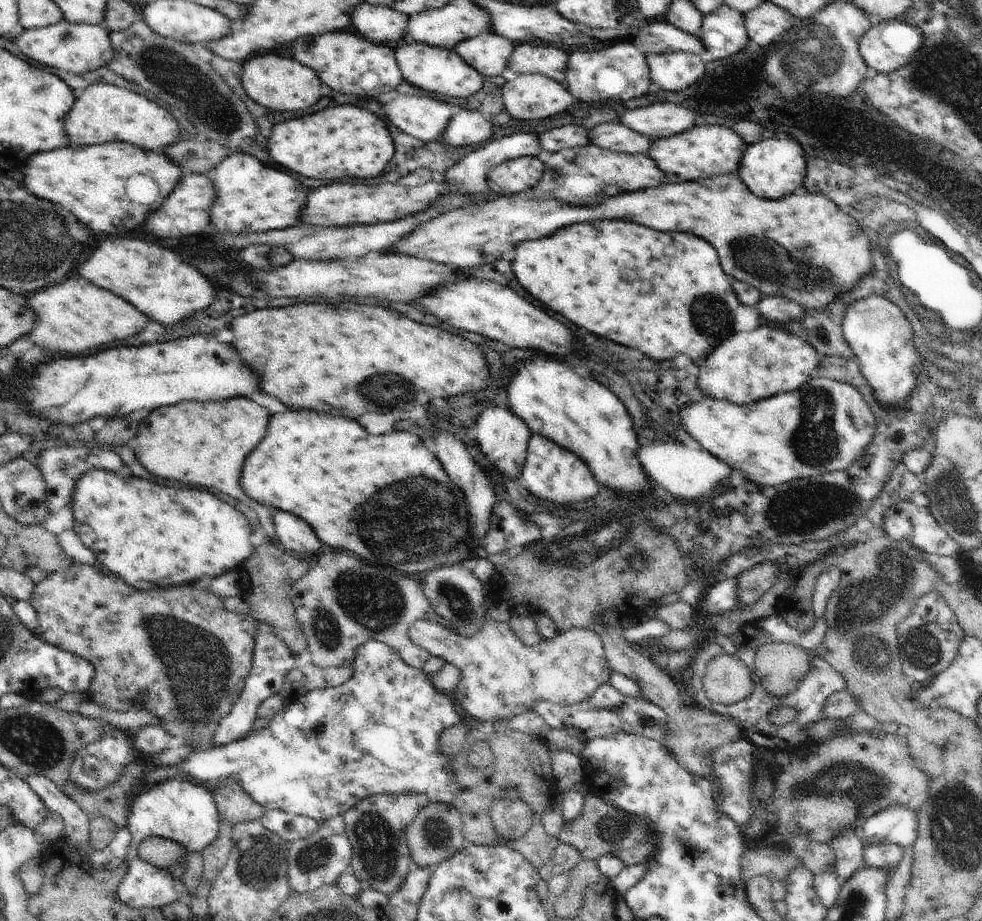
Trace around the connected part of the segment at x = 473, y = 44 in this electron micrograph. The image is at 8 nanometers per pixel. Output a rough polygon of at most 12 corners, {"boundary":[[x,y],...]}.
{"boundary":[[494,33],[454,51],[485,78],[501,76],[516,44]]}

